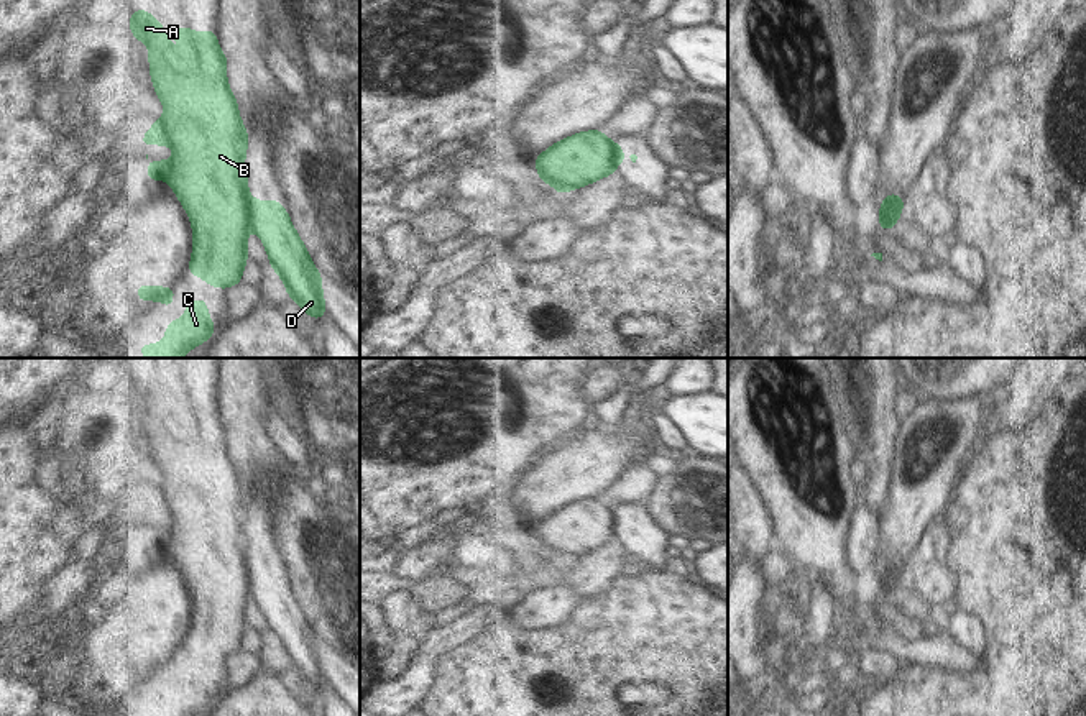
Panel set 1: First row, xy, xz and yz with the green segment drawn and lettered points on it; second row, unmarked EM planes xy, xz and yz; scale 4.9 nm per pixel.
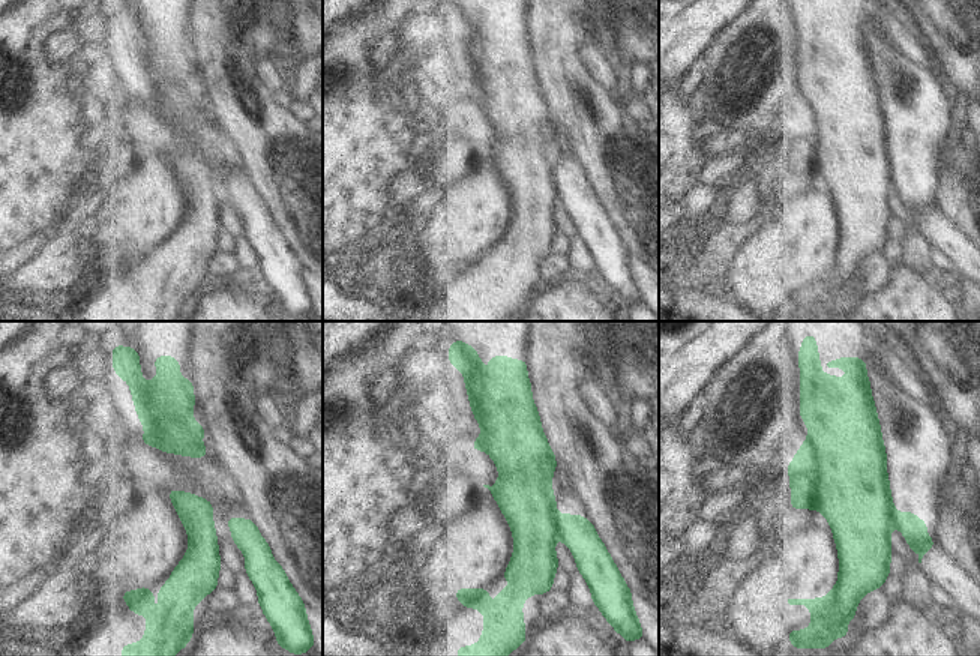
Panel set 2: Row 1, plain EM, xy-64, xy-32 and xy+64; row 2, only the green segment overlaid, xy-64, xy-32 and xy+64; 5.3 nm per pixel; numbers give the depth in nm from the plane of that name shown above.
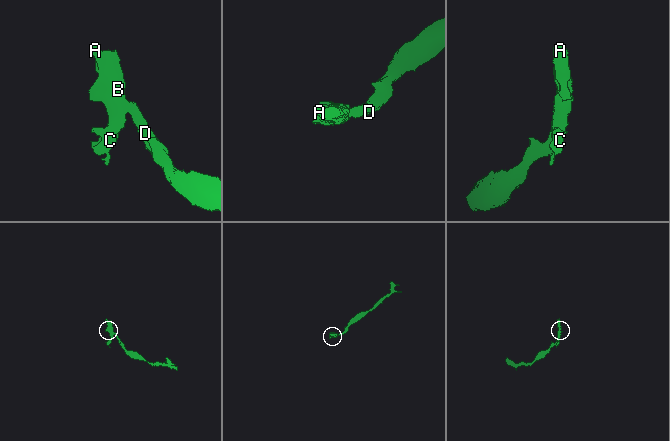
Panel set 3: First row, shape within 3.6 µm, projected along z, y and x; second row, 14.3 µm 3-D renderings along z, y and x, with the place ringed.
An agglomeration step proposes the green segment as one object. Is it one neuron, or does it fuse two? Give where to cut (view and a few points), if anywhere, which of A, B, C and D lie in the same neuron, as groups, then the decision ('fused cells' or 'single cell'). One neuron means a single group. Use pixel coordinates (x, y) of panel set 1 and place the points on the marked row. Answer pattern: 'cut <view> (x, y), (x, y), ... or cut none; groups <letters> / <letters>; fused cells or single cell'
cut xy (247, 196), (253, 227); groups A B C / D; fused cells

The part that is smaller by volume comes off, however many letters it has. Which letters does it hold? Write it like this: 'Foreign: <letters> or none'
Foreign: A, B, C

